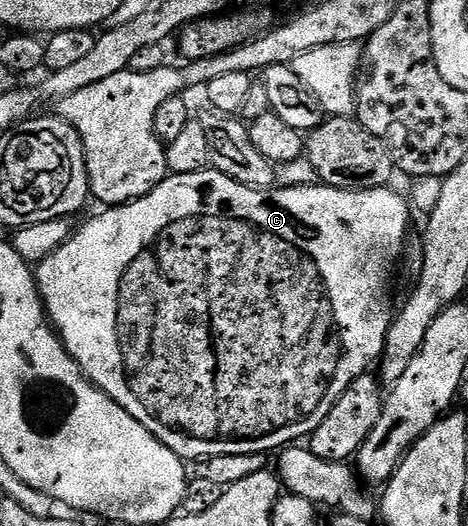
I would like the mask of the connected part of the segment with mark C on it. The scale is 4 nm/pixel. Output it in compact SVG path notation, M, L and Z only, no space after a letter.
M210 167L196 173L168 175L157 188L149 191L149 195L138 197L136 201L130 201L127 205L104 208L102 210L104 213L100 217L89 218L80 229L78 226L66 243L61 247L57 247L57 251L50 253L44 261L38 262L37 268L34 270L35 281L39 285L39 293L43 296L43 304L55 332L59 334L59 339L66 347L68 355L79 364L83 376L93 382L101 392L109 394L121 407L125 407L129 411L129 415L133 415L133 419L137 419L137 423L141 423L141 427L149 430L157 440L165 443L165 447L169 447L184 459L202 459L216 457L217 455L249 455L250 453L270 454L271 449L279 451L292 443L298 442L300 439L310 438L312 431L321 423L321 419L325 419L325 415L329 415L333 403L337 403L337 399L341 399L341 395L349 386L362 373L368 372L382 358L387 332L393 320L391 276L394 275L395 264L398 263L399 256L403 253L403 244L407 241L407 224L411 221L411 213L407 210L408 198L406 196L403 198L401 194L394 193L393 190L394 188L391 187L381 189L335 189L331 185L322 183L310 185L309 187L289 187L288 189L278 187L250 189L249 186L237 183Z

